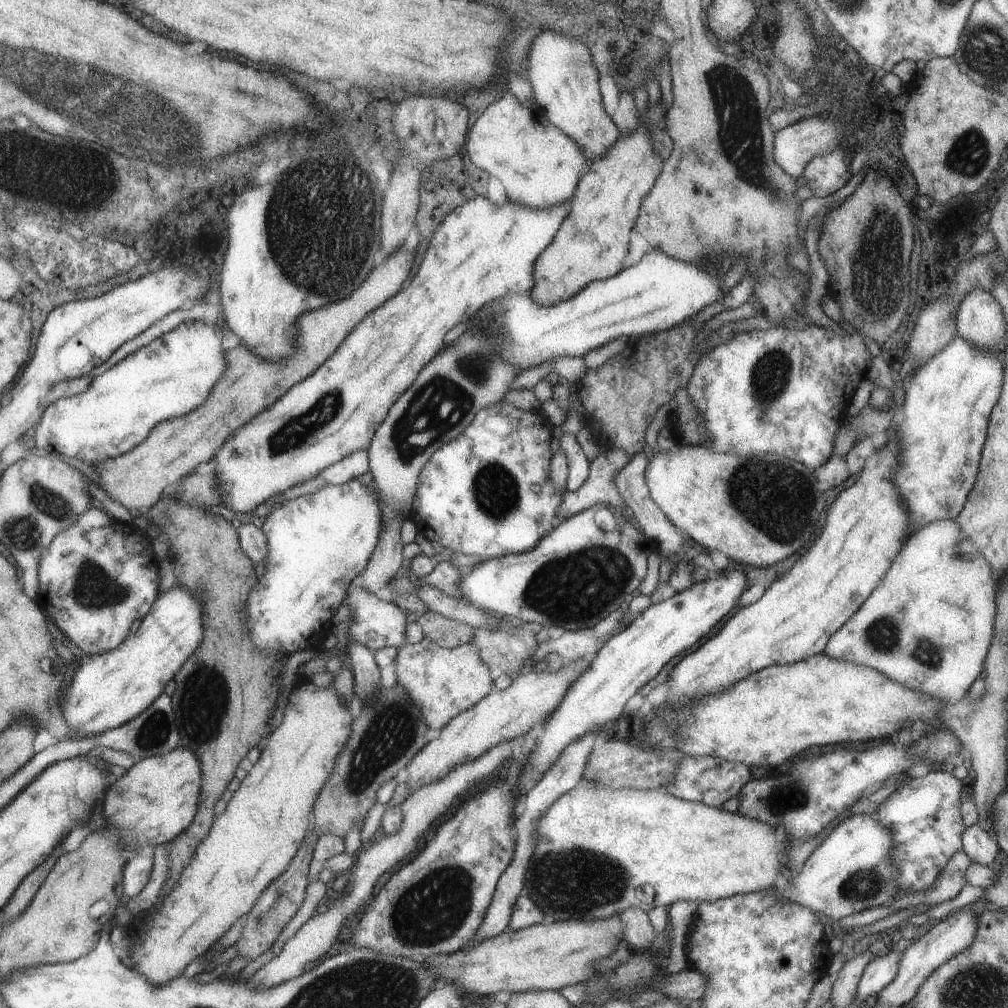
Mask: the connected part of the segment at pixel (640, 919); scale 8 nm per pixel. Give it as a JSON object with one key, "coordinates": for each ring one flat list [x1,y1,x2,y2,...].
{"coordinates":[[636,908,618,912,618,919,622,922,624,940,632,951,648,949,650,941,653,941,656,935,645,913]]}

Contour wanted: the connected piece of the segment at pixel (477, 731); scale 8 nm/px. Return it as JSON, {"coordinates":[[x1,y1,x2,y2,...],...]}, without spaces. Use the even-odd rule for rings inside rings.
{"coordinates":[[577,659,563,663,555,673,548,673,541,668,536,674,532,669,523,670,512,677,509,687,502,691,493,689,491,693,478,700,477,704,448,720,448,723,440,728,438,738,427,742,405,765,402,777,408,794,423,785,438,781,457,765,475,760,496,744,523,736,534,724,541,724,560,703,567,687,585,670,585,667,588,667,588,664,585,659]]}

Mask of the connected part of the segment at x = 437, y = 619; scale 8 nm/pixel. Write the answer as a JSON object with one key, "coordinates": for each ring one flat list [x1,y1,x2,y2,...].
{"coordinates":[[425,611,413,617,419,624,423,636,444,649,465,644,472,639,473,628,462,622,449,620,433,611]]}

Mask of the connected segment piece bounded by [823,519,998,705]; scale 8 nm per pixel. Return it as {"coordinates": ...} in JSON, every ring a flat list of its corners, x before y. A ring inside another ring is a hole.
{"coordinates":[[954,519,934,520,911,533,909,540,905,540,901,552,893,559,888,571,882,576,880,583,872,593,863,601,863,604,847,619,841,628,834,632,825,645,824,652,829,658,844,660,858,665,863,665,877,672,881,672,889,680,895,680,908,689,921,691,924,695,939,699,943,704,956,703,967,694,967,689,975,678,982,676,983,661,987,654,994,627,996,613,996,590,998,582,990,569,989,563,984,559,979,548,969,540,969,537,957,526]]}

